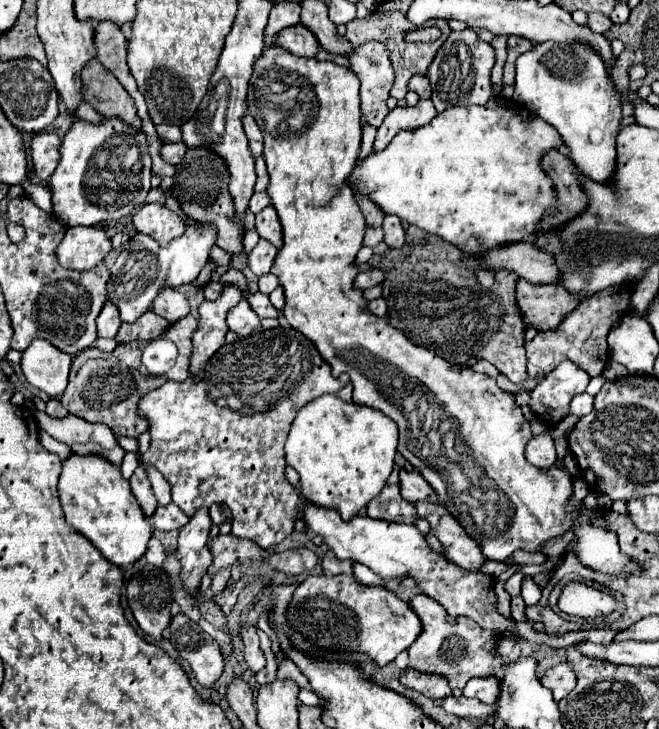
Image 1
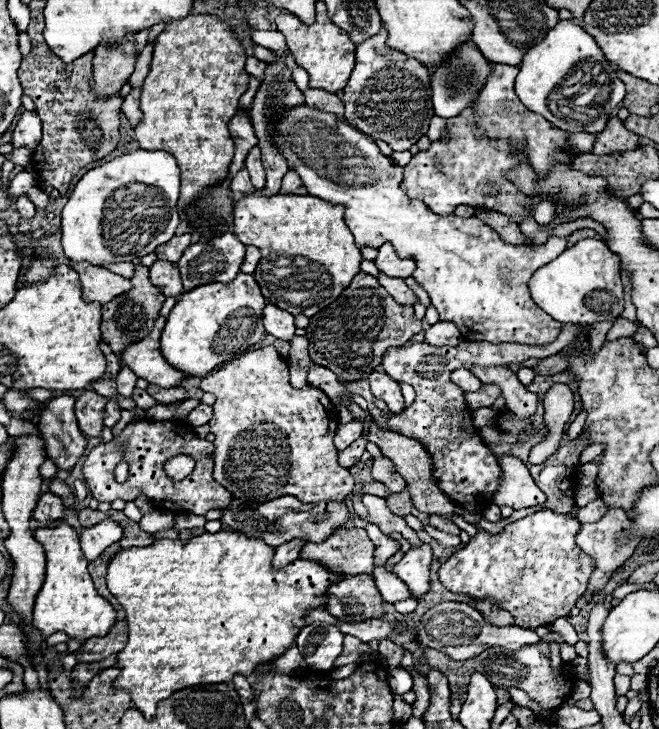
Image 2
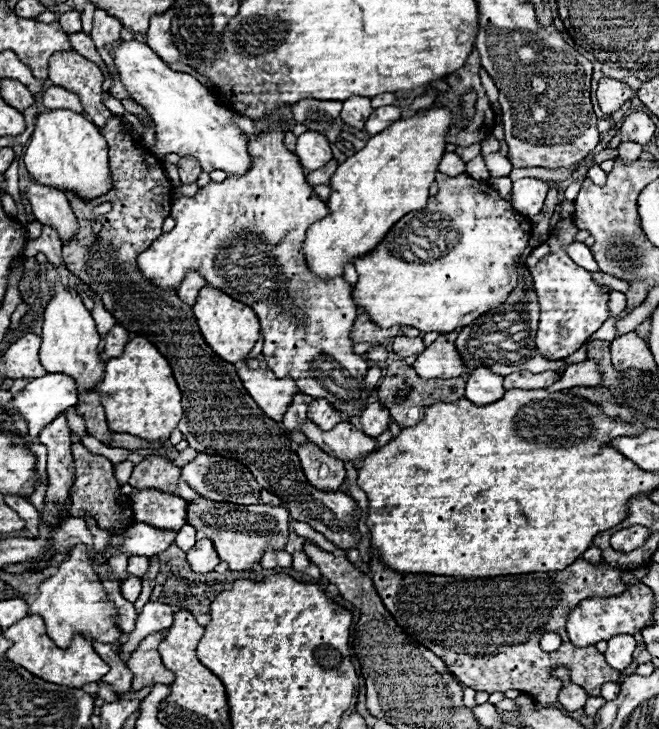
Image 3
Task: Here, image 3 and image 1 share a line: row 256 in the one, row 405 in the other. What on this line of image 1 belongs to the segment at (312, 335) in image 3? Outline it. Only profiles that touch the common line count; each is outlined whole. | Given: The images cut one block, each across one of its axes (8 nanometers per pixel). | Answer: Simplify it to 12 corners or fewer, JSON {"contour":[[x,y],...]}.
{"contour":[[290,326],[138,402],[172,502],[294,530],[284,442],[350,382]]}

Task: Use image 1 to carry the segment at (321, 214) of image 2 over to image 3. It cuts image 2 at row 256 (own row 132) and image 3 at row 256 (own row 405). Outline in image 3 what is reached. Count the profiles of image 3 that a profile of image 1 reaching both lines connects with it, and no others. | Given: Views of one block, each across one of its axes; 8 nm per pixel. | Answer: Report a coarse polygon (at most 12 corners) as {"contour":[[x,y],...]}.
{"contour":[[484,182],[354,260],[378,328],[448,334],[516,288],[530,220]]}

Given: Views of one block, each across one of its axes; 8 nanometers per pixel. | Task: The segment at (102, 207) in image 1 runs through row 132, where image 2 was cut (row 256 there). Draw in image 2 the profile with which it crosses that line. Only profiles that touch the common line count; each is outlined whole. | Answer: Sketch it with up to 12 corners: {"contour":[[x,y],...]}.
{"contour":[[136,150],[62,208],[72,264],[144,258],[174,236],[178,164]]}

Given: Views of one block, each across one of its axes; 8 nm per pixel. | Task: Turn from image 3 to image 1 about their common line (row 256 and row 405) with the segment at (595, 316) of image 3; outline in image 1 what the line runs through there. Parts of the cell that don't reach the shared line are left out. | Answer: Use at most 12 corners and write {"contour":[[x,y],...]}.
{"contour":[[560,362],[530,394],[530,408],[546,424],[570,414],[570,400],[590,376]]}

